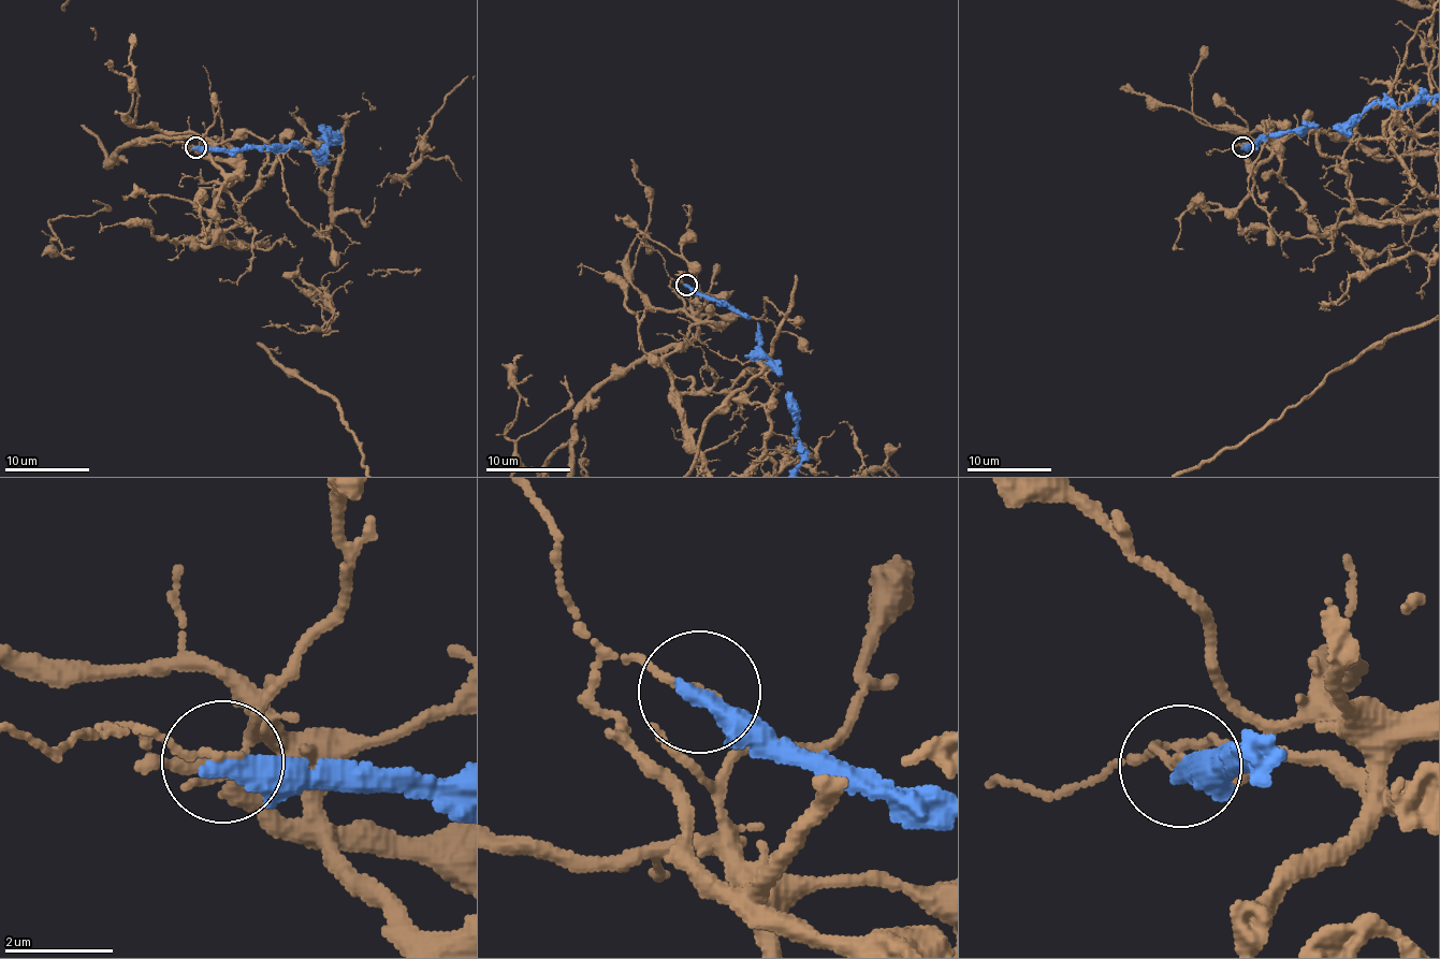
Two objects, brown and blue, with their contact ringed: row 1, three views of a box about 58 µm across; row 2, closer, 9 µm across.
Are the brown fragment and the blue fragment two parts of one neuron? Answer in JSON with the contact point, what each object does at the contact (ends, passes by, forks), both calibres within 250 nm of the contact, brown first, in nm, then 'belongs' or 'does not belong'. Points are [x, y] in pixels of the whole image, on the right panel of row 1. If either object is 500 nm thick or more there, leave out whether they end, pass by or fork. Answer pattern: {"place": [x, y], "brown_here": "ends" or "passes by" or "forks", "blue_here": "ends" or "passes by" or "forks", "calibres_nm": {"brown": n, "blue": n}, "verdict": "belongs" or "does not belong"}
{"place": [1242, 147], "brown_here": "ends", "blue_here": "ends", "calibres_nm": {"brown": 120, "blue": 400}, "verdict": "does not belong"}

